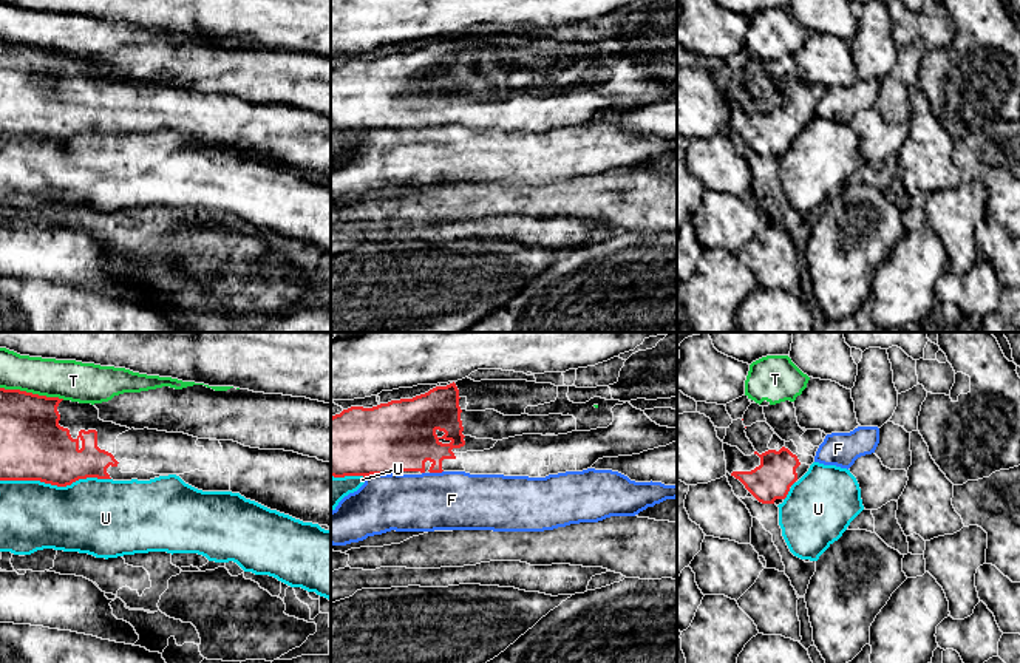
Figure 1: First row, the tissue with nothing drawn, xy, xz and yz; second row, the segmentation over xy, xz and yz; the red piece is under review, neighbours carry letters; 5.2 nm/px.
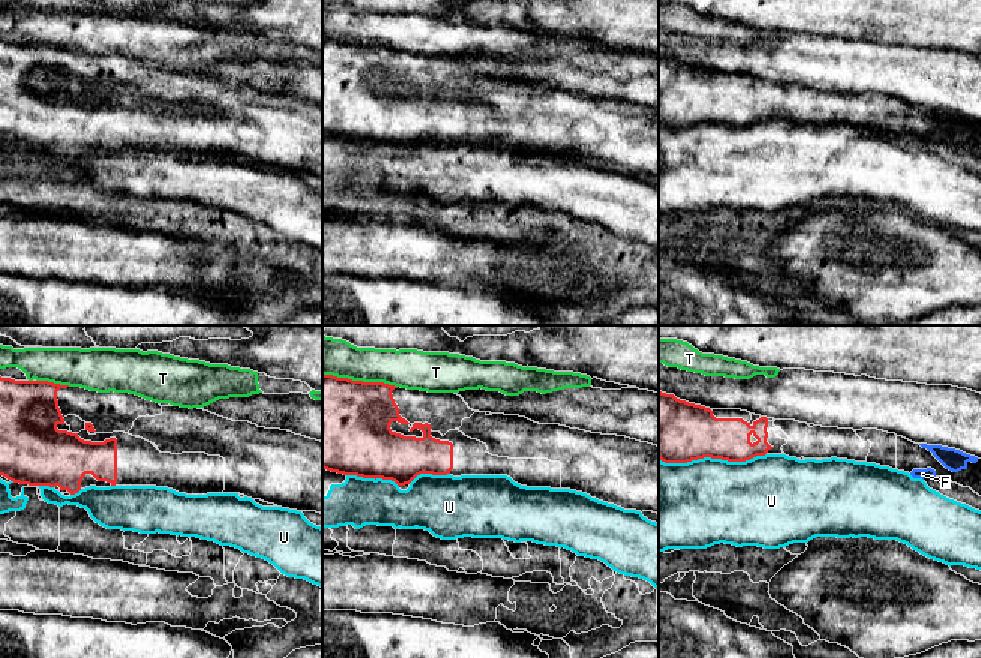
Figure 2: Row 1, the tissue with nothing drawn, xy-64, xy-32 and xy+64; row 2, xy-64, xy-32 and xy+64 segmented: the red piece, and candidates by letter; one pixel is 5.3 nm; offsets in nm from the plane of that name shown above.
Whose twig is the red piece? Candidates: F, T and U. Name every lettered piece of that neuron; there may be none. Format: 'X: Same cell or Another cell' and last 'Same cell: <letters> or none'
F: Another cell
T: Another cell
U: Another cell
Same cell: none

